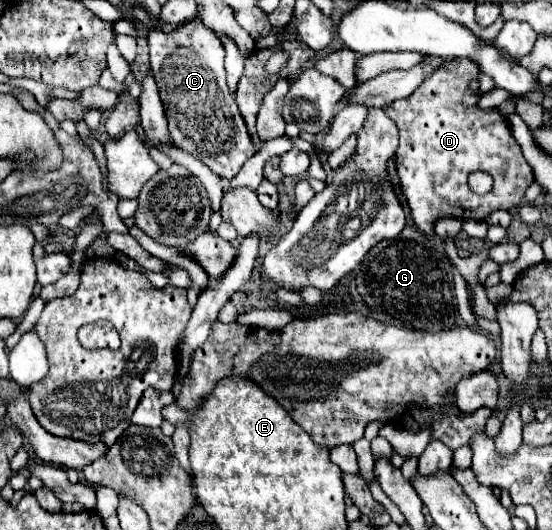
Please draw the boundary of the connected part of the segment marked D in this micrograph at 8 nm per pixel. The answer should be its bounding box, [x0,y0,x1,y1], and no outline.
[384,59,534,235]

